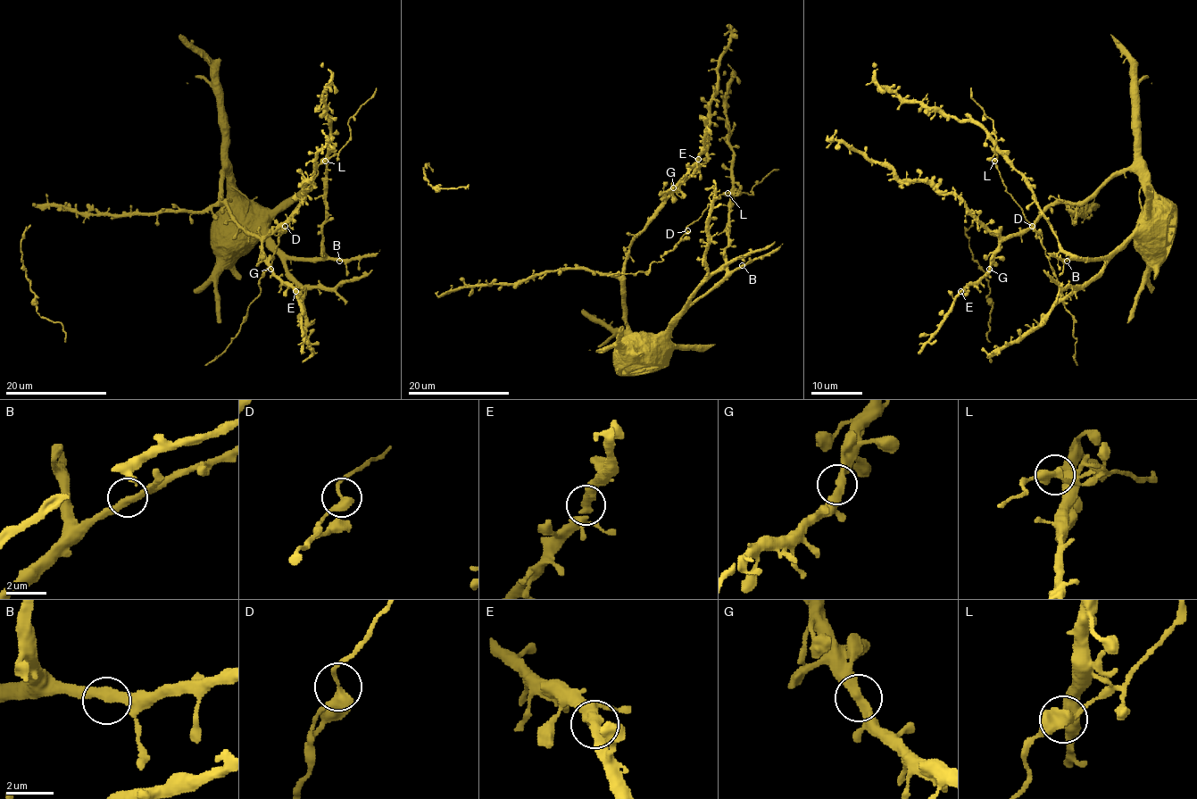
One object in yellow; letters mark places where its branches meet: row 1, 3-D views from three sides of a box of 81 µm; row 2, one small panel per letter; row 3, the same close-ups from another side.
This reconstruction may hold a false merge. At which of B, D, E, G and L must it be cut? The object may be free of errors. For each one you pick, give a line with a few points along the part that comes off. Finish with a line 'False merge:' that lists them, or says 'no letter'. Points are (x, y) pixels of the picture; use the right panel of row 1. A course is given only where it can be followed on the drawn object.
False merge: no letter

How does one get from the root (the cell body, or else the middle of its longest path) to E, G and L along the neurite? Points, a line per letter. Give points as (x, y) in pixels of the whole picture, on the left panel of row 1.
E: (232, 237), (232, 180), (223, 170), (221, 202), (248, 233), (259, 239), (270, 269), (295, 291)
G: (232, 237), (232, 180), (223, 170), (221, 202), (248, 233), (259, 239), (261, 251), (270, 269)
L: (232, 237), (268, 237), (288, 255), (320, 258), (326, 219), (326, 157), (332, 151), (333, 155), (326, 160)

